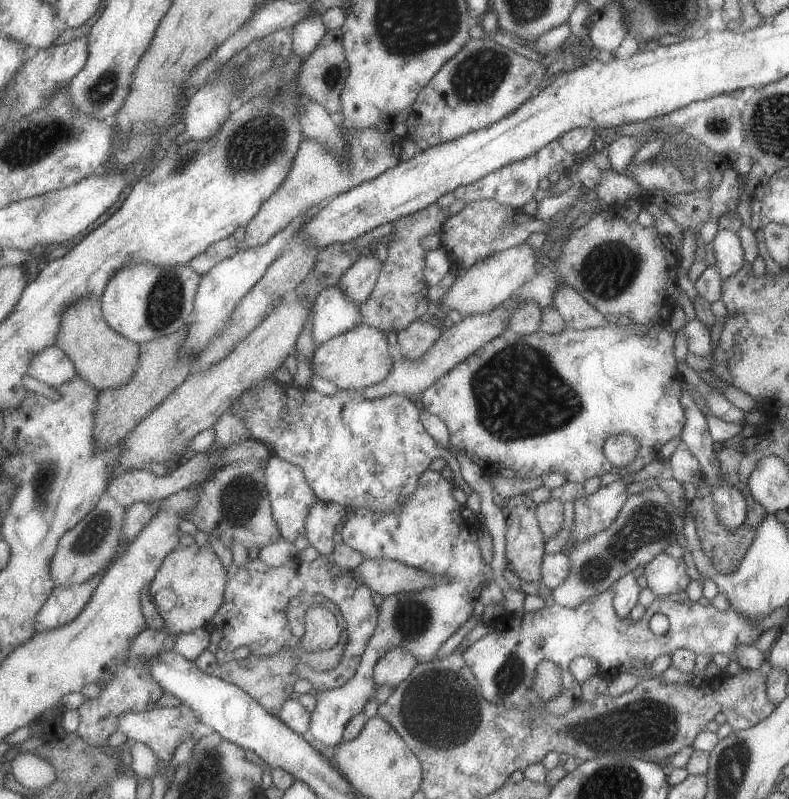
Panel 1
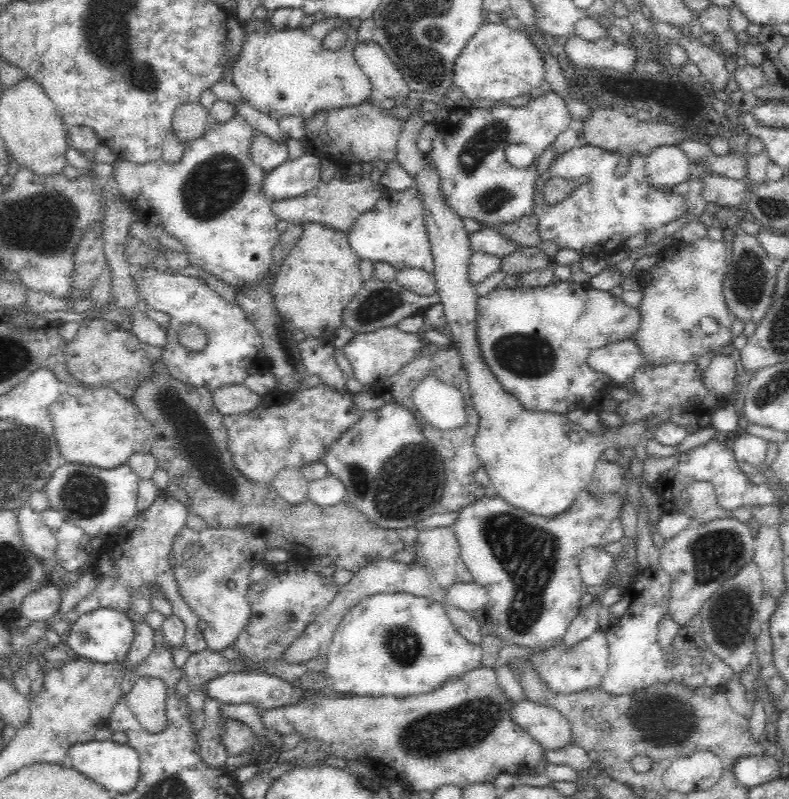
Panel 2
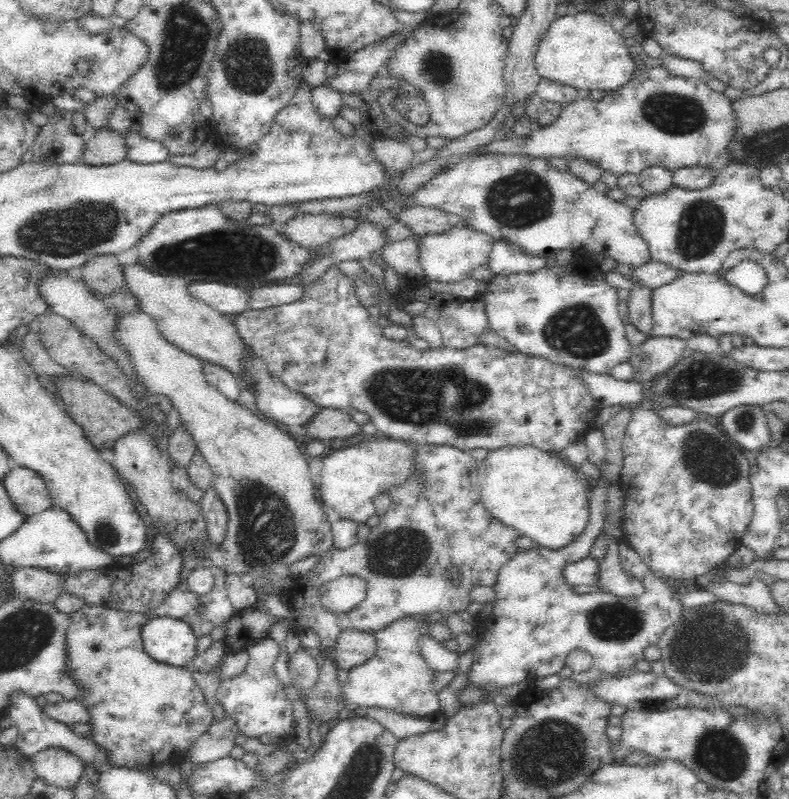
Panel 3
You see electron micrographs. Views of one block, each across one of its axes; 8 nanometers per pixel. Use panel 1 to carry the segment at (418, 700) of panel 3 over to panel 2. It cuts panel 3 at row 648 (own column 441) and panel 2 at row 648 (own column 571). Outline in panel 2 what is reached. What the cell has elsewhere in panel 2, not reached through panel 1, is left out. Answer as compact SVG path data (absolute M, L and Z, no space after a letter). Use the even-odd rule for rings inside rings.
M381 591L365 597L342 618L327 652L327 666L322 672L325 686L338 695L408 696L422 694L442 686L450 678L462 676L481 666L483 651L458 633L447 606L434 599L407 591Z

